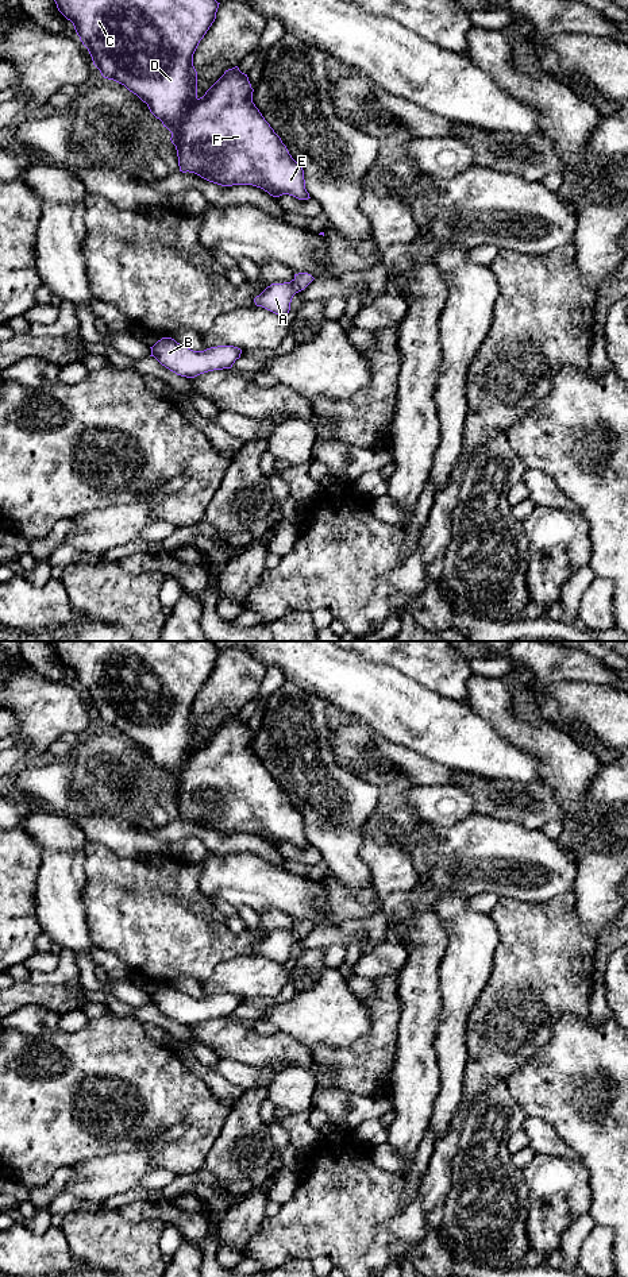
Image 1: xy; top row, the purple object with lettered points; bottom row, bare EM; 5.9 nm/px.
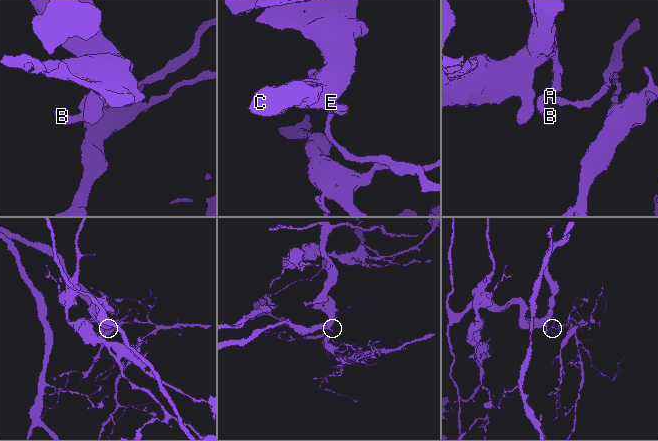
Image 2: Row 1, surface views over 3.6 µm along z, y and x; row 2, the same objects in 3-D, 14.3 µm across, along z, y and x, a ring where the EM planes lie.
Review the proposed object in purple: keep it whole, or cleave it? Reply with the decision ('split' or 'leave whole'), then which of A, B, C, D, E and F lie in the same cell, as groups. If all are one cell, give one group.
split | A B / C D E F

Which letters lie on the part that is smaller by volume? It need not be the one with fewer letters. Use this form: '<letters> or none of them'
A, B

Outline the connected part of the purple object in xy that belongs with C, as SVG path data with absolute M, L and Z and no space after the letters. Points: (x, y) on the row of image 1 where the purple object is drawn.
M54 0L58 11L73 23L82 45L88 49L93 65L101 76L124 85L147 104L150 112L172 132L180 171L194 173L201 178L221 185L253 185L273 197L282 194L308 200L304 170L292 158L281 138L265 120L253 103L251 84L238 66L228 69L205 92L197 97L197 72L193 54L216 19L216 0Z

